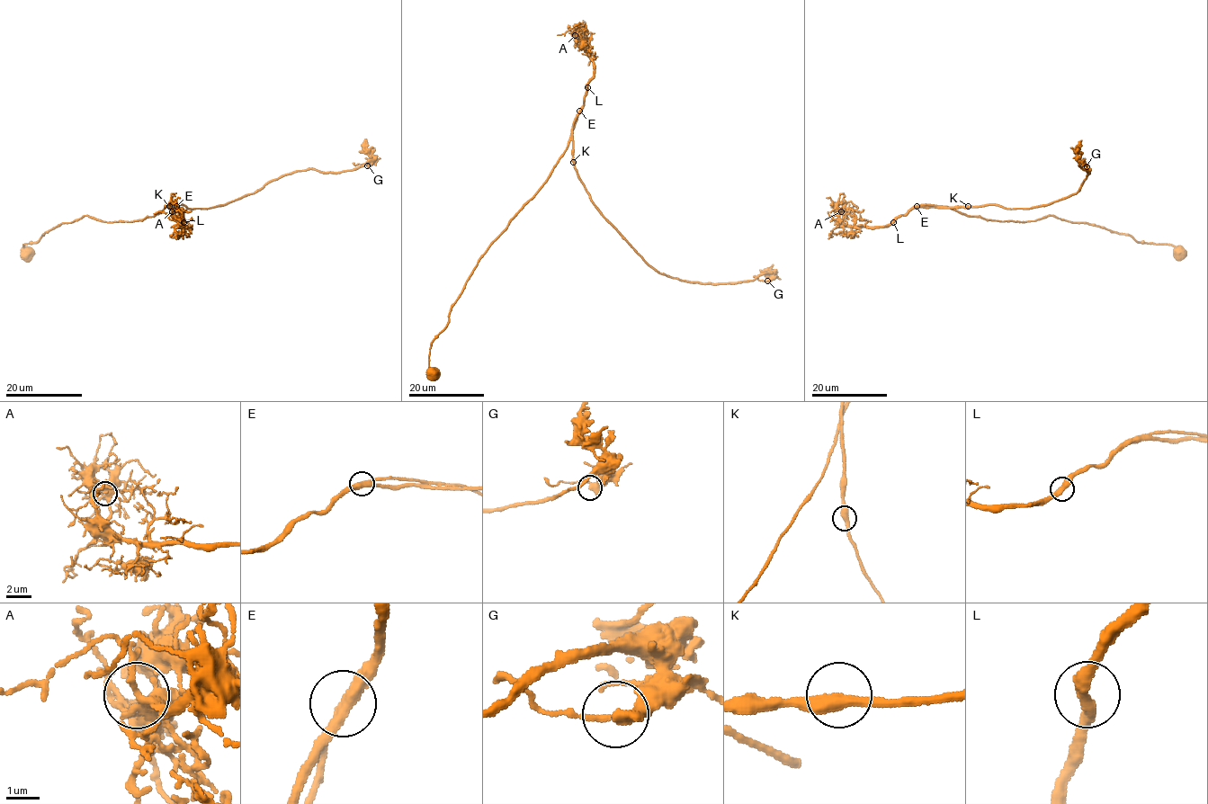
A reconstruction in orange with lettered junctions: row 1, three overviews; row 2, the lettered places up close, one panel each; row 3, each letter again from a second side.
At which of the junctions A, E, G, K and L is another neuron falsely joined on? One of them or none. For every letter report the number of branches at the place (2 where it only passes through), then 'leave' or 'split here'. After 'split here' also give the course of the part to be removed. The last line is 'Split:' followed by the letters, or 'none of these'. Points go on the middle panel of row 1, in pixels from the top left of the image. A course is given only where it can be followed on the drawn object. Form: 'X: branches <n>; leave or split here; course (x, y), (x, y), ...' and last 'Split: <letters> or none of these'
A: branches 3; leave
E: branches 2; leave
G: branches 2; leave
K: branches 2; leave
L: branches 2; leave
Split: none of these

